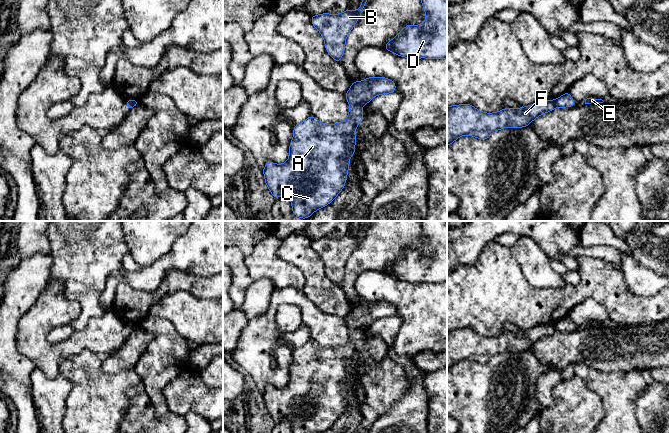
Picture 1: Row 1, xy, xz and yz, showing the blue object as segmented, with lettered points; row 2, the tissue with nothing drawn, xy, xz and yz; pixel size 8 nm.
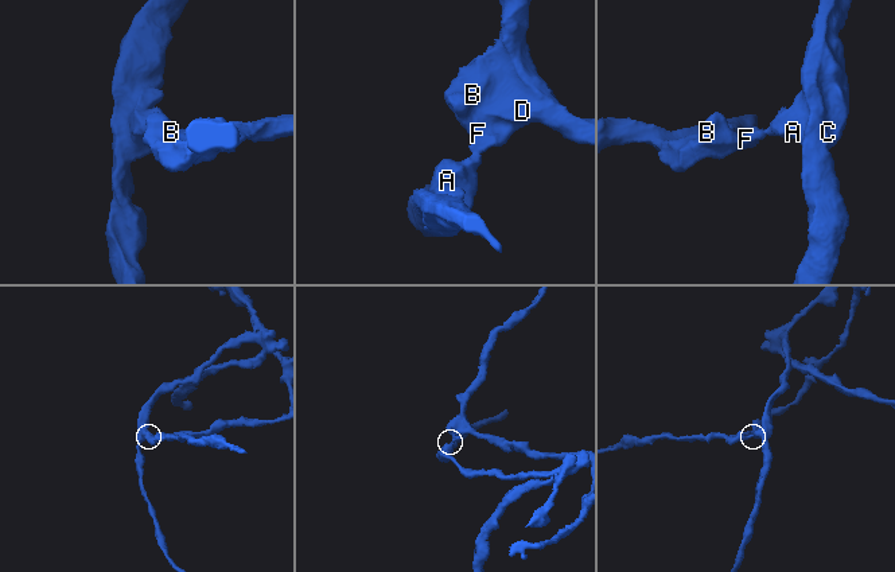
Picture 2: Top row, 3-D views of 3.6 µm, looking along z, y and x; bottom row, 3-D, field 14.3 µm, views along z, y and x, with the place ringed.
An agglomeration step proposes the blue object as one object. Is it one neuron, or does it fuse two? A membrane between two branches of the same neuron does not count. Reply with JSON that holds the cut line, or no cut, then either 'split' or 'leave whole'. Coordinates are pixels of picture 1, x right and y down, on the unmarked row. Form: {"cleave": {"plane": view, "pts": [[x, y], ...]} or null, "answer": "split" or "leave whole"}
{"cleave": {"plane": "xz", "pts": [[360, 329], [351, 330]]}, "answer": "split"}

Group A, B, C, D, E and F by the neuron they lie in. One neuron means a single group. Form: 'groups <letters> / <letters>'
groups A C E / B D F

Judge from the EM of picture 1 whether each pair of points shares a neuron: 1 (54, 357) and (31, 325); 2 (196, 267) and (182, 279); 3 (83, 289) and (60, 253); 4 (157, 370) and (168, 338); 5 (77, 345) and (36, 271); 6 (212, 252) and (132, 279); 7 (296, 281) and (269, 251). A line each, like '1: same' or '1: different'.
1: same
2: different
3: same
4: same
5: different
6: same
7: same

